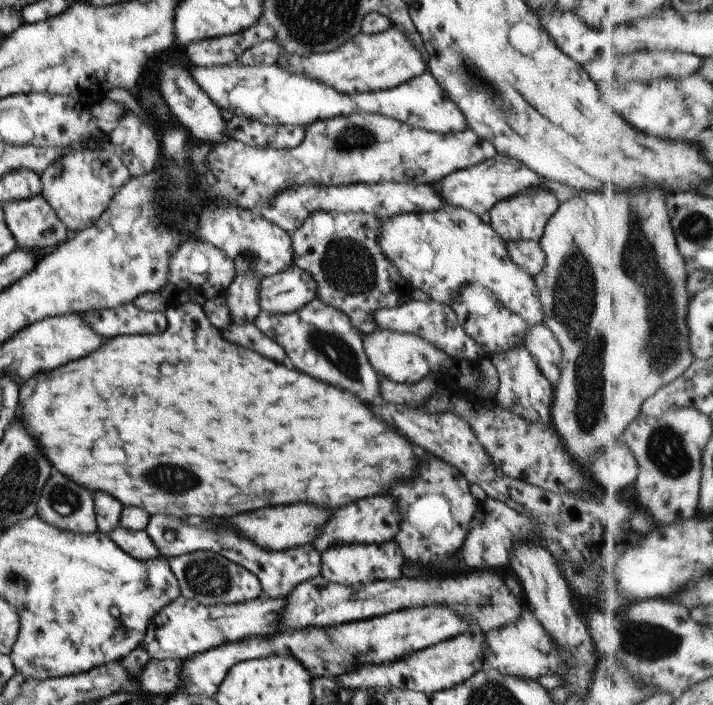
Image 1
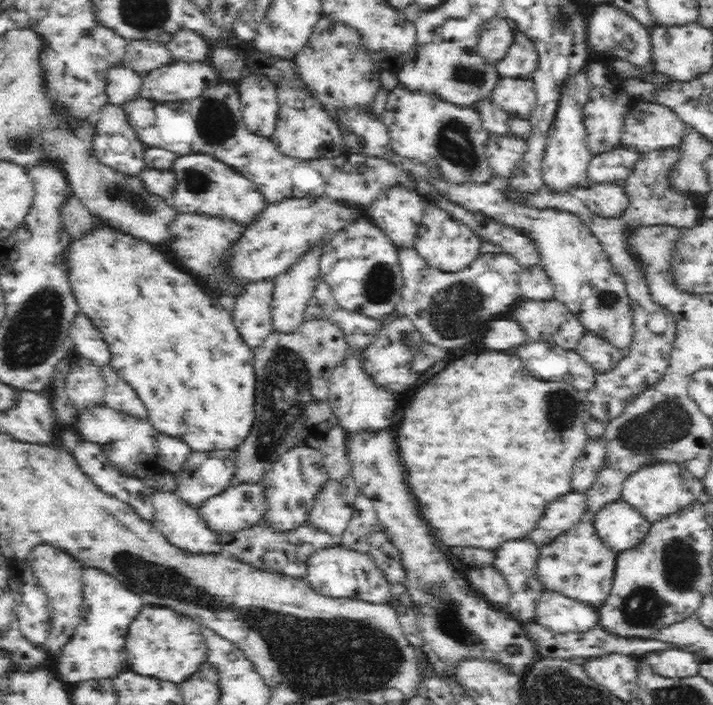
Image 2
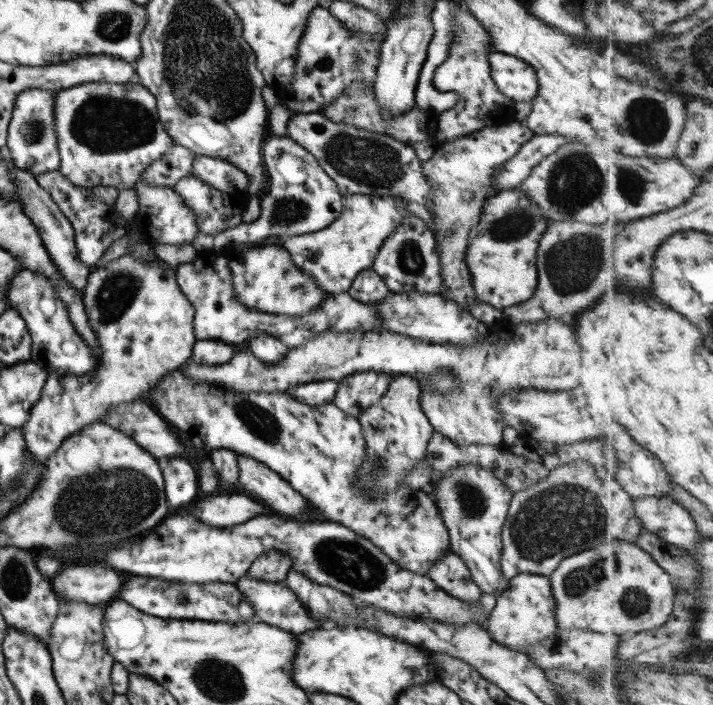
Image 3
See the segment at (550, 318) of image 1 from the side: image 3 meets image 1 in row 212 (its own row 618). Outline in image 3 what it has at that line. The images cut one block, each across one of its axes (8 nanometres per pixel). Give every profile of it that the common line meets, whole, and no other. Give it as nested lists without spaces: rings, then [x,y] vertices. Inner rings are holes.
[[[605,540],[596,548],[565,558],[549,576],[556,601],[557,629],[628,634],[662,628],[674,614],[680,590],[673,576],[645,548],[624,540]]]

